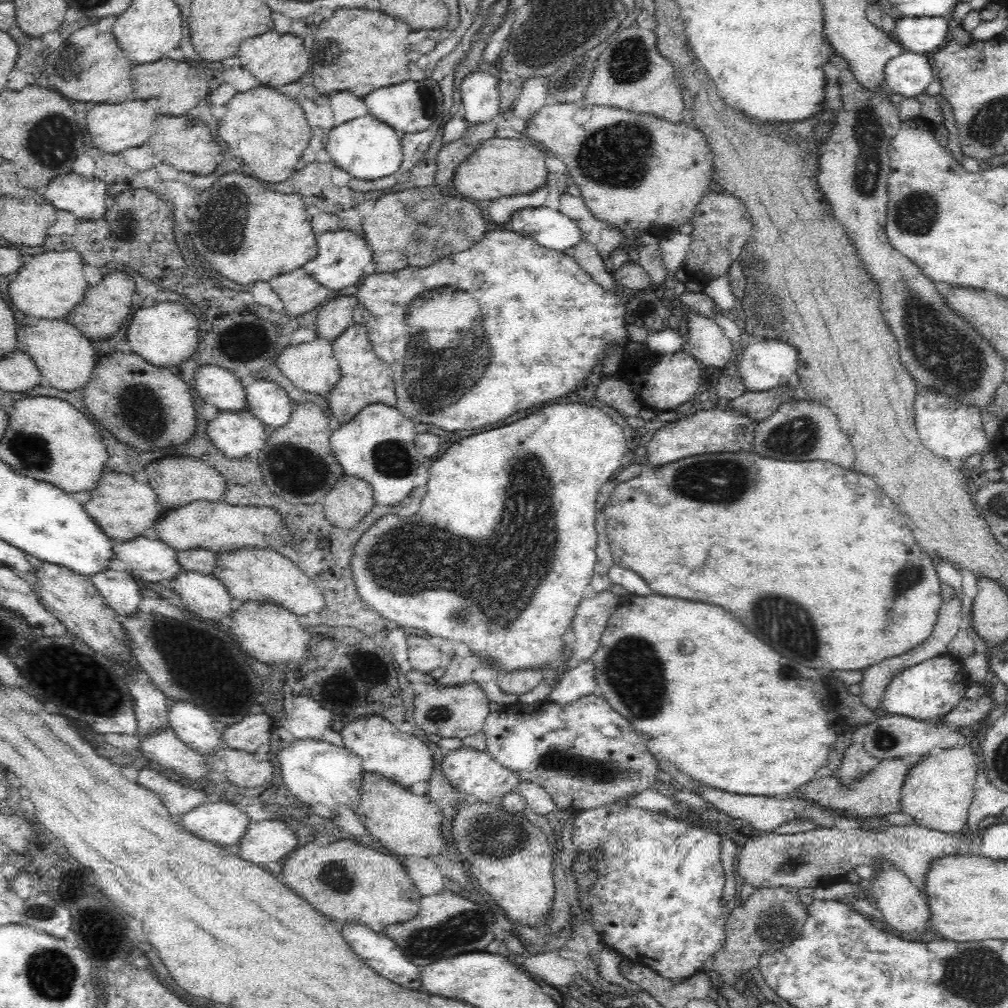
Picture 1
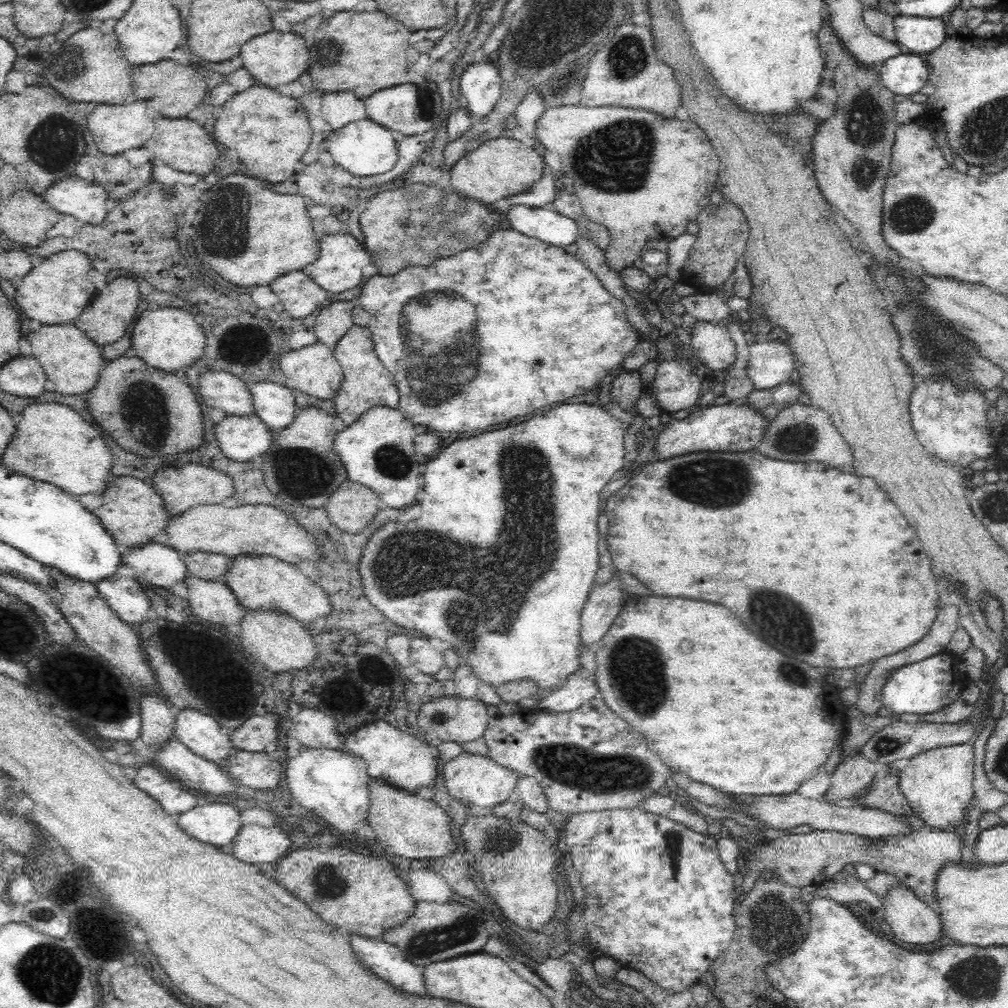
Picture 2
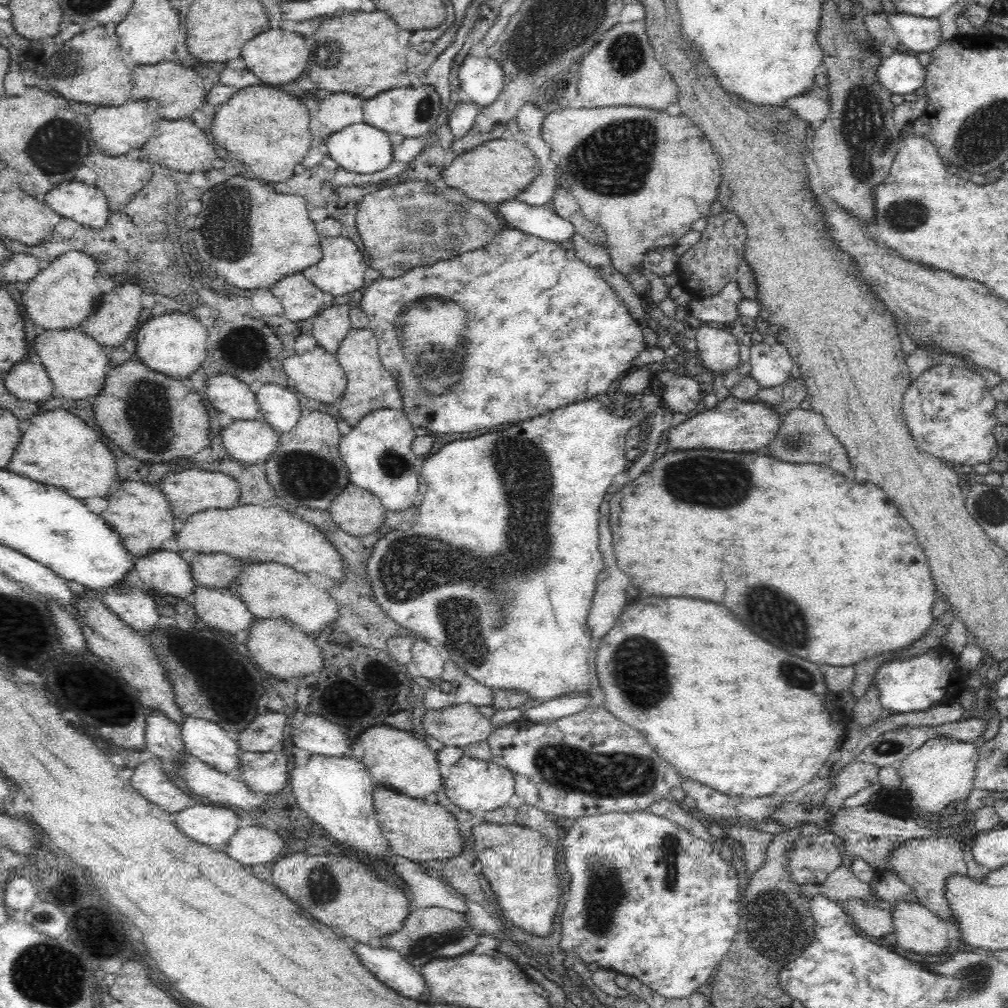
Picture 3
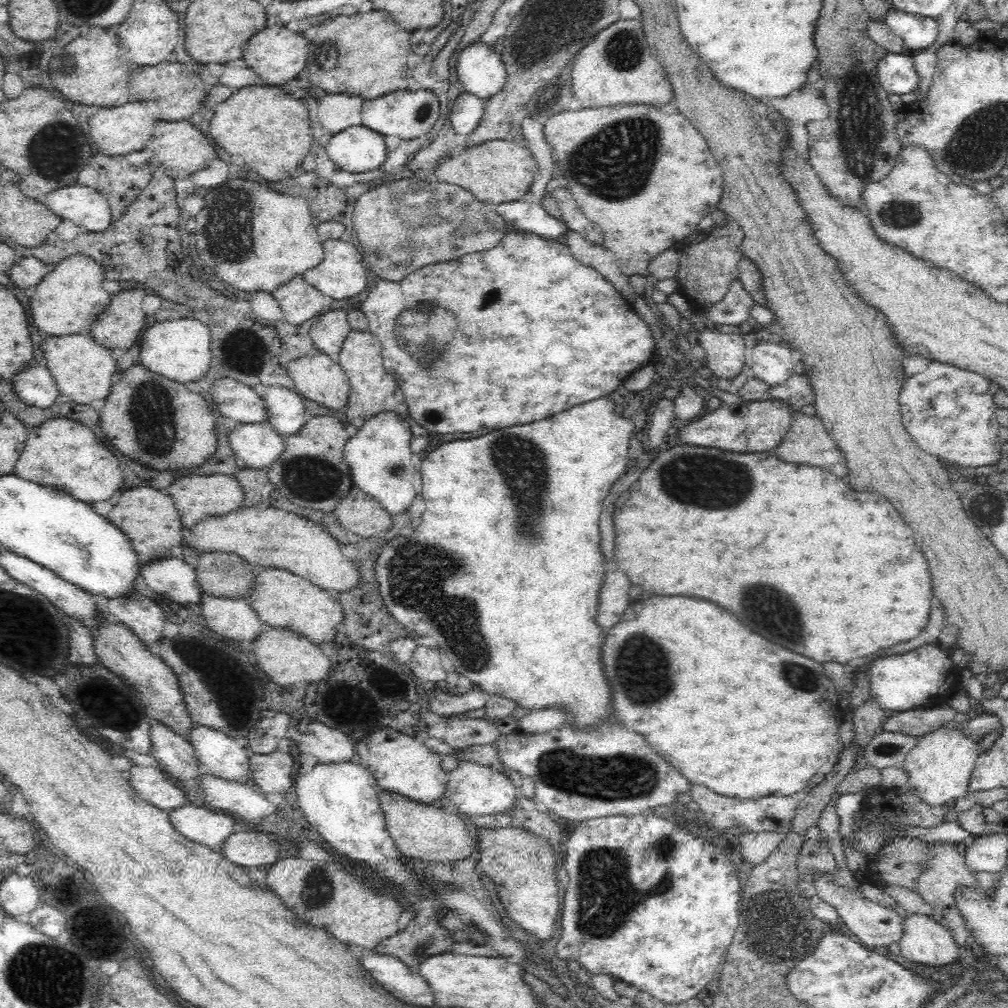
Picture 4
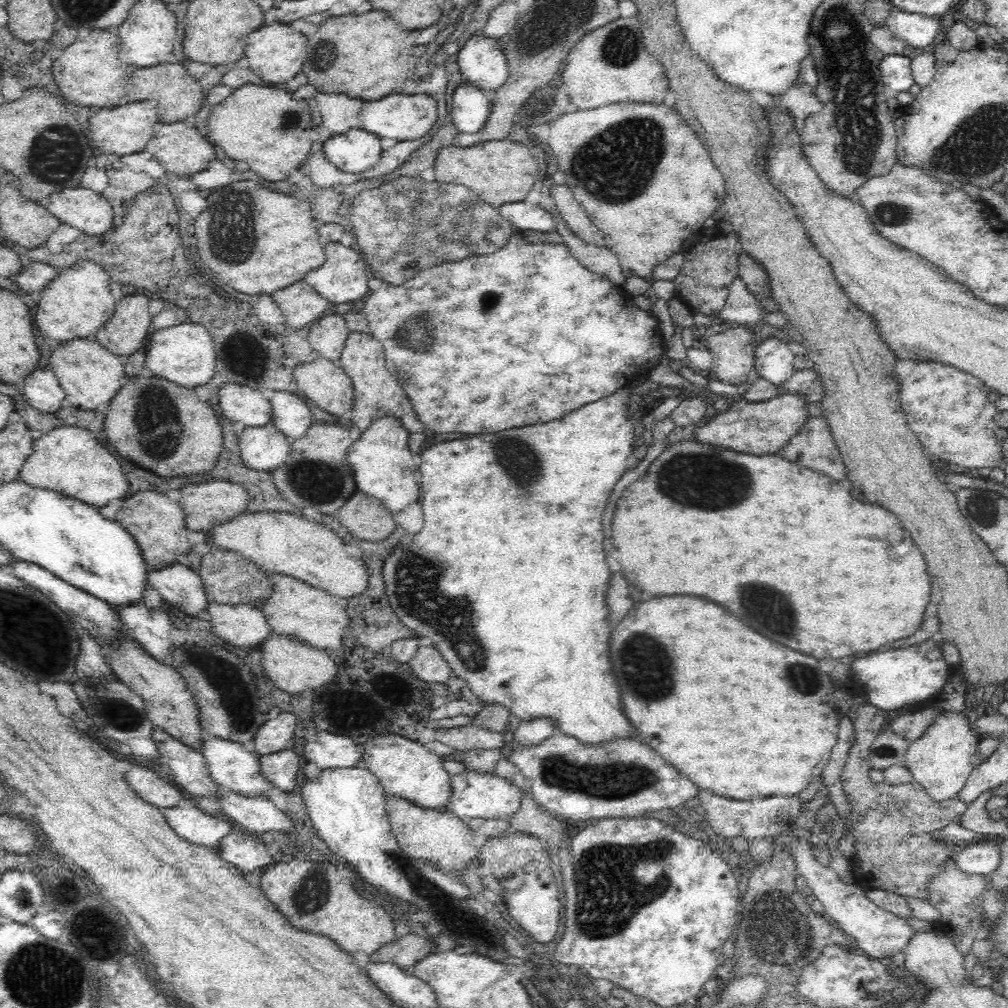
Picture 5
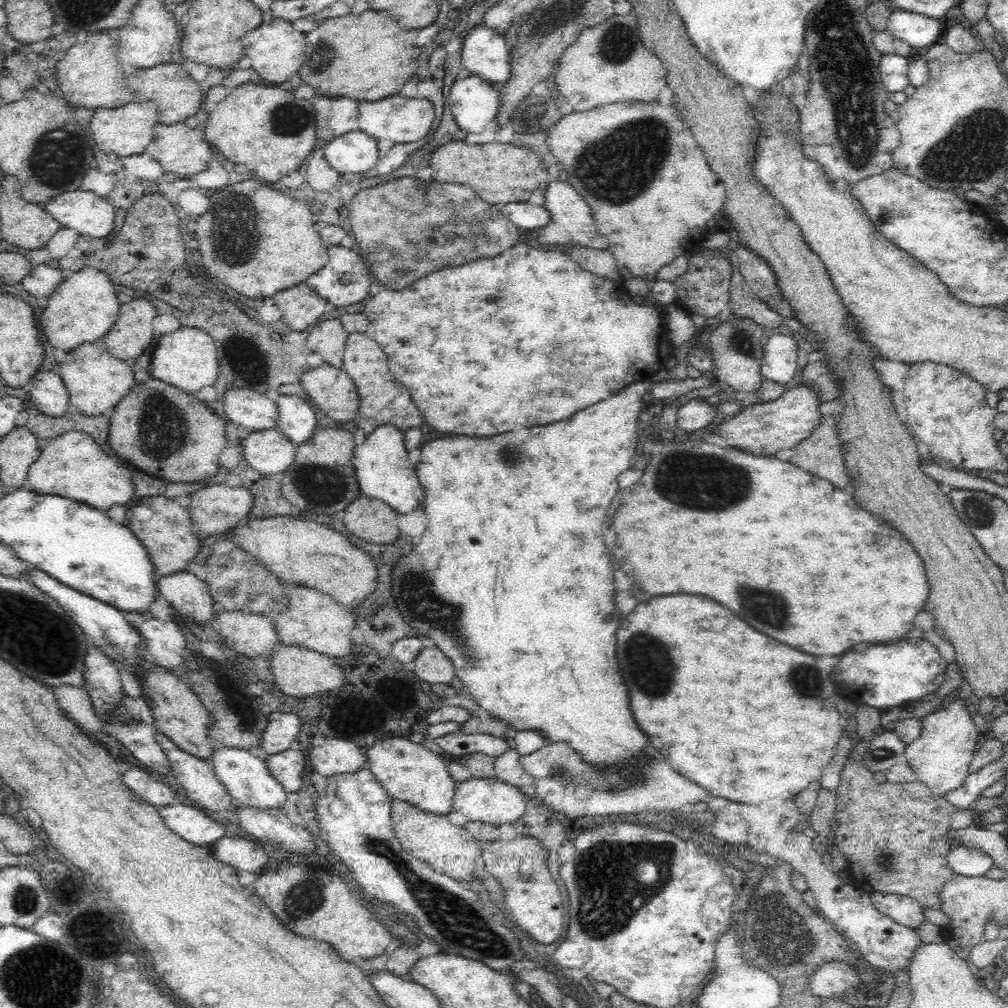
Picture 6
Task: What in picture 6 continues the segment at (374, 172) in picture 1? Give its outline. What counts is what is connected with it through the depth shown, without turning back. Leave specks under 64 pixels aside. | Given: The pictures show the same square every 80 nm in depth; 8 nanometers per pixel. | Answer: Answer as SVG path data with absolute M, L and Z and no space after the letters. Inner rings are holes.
M356 131L335 137L323 146L323 157L341 175L370 170L379 159L377 140Z

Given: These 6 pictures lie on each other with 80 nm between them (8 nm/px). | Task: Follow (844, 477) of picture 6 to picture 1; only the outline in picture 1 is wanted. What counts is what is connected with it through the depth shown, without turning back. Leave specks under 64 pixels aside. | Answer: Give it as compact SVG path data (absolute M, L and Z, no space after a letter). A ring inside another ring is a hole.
M809 399L785 402L768 418L763 421L757 421L753 444L754 448L756 448L756 453L774 460L785 460L788 462L823 460L837 464L845 469L852 469L855 461L855 447L850 442L848 436L846 436L846 433L843 433L842 429L840 429L836 415L827 406L814 403Z

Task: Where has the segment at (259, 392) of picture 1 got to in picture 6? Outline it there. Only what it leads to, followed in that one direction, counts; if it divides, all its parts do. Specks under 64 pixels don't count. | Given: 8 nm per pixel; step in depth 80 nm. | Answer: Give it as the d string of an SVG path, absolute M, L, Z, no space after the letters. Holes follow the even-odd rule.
M280 395L274 401L280 415L278 429L295 445L307 443L319 427L313 408L296 395Z

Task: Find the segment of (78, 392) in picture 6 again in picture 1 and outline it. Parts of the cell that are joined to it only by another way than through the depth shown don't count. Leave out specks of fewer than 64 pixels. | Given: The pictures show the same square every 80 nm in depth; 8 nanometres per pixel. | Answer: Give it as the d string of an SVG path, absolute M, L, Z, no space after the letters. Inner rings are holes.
M39 319L32 326L18 325L17 339L19 348L27 352L36 363L45 383L48 386L54 386L56 390L64 390L64 392L84 389L100 358L100 354L92 347L93 342L66 319Z

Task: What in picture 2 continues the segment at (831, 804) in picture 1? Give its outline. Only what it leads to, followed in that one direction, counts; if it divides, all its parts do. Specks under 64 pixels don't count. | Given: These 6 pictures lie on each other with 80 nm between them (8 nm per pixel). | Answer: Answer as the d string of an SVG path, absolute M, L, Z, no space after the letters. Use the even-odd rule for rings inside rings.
M894 770L885 777L880 775L869 786L869 791L861 796L859 802L854 802L854 804L871 806L900 817L910 816L921 819L921 816L912 810L910 803L898 786L898 771Z

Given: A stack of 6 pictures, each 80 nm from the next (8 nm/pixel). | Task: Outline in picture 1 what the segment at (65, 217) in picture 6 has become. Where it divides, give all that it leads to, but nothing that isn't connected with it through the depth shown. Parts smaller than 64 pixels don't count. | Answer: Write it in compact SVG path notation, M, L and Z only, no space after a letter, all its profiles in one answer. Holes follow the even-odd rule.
M72 172L57 176L54 180L51 180L42 191L42 194L57 211L62 210L72 213L79 220L97 221L104 217L107 212L104 205L104 200L109 195L107 190L104 181L95 176L88 179Z

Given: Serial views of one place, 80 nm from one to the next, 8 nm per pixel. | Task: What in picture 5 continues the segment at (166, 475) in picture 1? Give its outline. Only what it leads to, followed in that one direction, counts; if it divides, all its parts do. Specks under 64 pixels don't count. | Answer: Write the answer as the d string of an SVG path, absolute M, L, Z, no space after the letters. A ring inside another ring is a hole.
M225 479L206 482L198 481L197 483L187 484L179 491L180 496L182 496L182 500L180 500L179 504L182 506L182 509L184 509L187 528L193 531L208 532L215 526L227 523L234 517L242 516L242 514L248 511L249 496L246 494L246 490L240 484L233 481L226 481Z

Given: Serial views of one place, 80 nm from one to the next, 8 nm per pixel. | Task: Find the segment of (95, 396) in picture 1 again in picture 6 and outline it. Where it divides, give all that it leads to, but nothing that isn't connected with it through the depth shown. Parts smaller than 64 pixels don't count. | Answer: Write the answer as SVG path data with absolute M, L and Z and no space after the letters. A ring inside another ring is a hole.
M152 378L134 385L133 390L109 414L109 445L118 456L130 460L145 474L168 482L198 484L216 477L222 469L218 456L227 447L224 426L224 418L216 416L208 406L200 404L200 400L186 396L183 390Z

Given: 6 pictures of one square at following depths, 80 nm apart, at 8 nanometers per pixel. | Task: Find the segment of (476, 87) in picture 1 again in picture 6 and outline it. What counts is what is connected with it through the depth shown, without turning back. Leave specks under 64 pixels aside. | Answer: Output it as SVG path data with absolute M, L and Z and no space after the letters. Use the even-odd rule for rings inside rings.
M481 23L468 32L463 39L463 47L458 57L464 72L470 75L481 76L490 82L501 85L511 77L511 44L508 44L504 33L498 33Z

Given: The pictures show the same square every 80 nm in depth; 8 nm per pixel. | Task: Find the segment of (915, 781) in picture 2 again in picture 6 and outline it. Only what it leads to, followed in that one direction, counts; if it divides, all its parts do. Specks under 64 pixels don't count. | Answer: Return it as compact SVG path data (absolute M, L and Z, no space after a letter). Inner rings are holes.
M950 694L942 698L938 710L920 719L920 736L906 746L904 760L915 772L917 780L938 796L958 788L967 777L968 765L975 755L978 740L972 717L968 700L960 698L959 694Z

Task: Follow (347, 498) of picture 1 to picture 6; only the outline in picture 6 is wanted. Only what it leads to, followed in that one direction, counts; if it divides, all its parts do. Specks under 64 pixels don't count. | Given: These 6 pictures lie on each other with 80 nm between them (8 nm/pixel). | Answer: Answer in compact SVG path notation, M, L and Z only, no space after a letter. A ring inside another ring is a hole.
M360 494L341 516L345 527L361 540L374 544L392 544L400 540L399 515L382 500Z

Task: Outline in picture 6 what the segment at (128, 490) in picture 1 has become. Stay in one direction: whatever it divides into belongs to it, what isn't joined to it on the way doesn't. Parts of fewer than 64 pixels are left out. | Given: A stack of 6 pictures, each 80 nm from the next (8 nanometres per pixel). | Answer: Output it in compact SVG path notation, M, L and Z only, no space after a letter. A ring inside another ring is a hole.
M146 496L142 500L135 500L127 508L128 528L142 542L149 553L156 576L159 578L187 571L188 564L196 558L202 548L200 534L193 531L189 509L183 508L180 504L163 496ZM138 505L146 505L152 511L148 520L138 521L134 517L132 509Z

